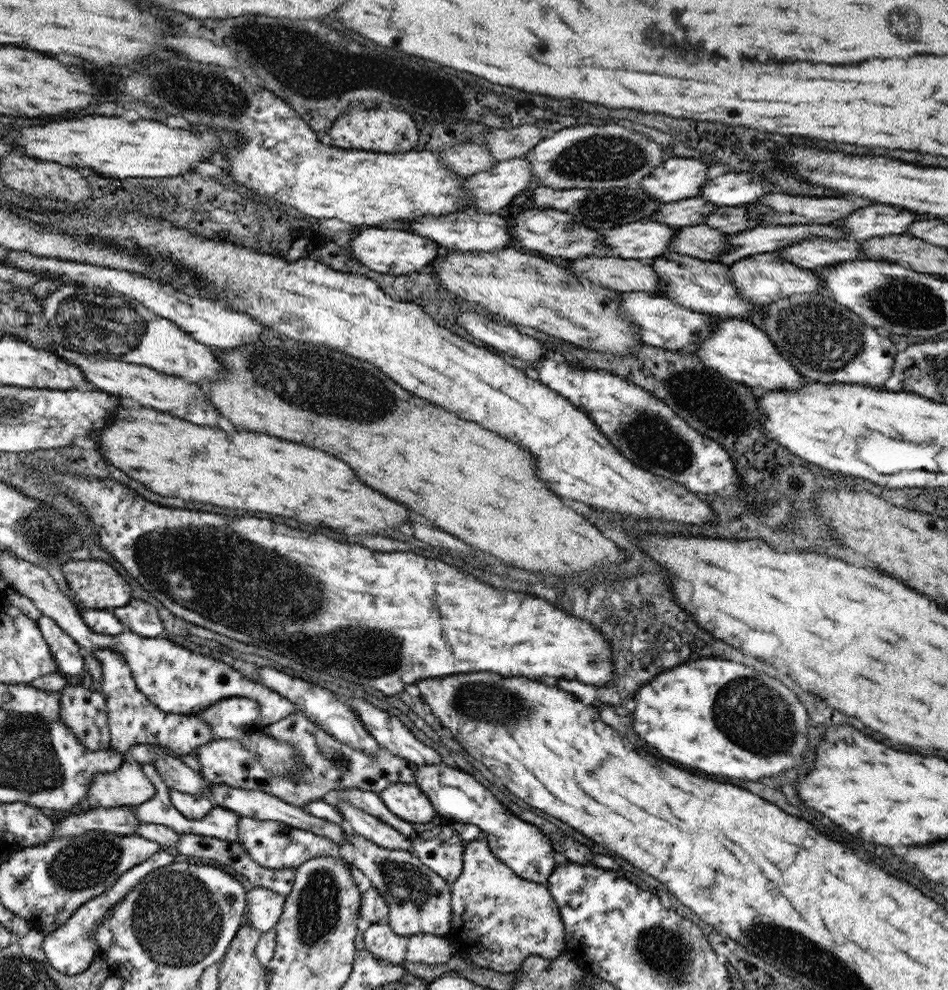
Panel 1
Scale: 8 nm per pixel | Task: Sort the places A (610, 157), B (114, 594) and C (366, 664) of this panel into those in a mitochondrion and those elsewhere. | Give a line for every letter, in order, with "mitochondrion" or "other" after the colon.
A: mitochondrion
B: other
C: mitochondrion

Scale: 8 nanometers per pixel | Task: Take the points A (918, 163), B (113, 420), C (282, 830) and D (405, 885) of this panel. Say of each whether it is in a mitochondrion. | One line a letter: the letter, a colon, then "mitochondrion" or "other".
A: other
B: other
C: mitochondrion
D: mitochondrion

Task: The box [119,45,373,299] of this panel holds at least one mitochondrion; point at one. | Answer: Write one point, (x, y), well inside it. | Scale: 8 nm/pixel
(183, 87)

